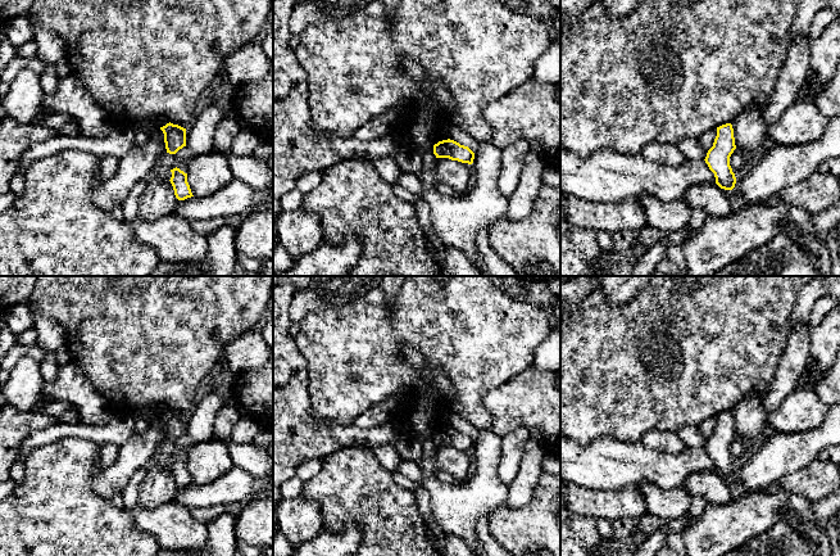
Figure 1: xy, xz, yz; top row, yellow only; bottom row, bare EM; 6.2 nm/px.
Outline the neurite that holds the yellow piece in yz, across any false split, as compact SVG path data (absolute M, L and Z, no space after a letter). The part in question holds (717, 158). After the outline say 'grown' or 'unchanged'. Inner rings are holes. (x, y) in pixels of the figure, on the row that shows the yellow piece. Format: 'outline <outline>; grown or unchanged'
outline M731 123L717 127L713 146L708 150L705 163L714 173L716 184L725 190L732 190L736 184L735 173L730 166L730 157L736 149Z; unchanged

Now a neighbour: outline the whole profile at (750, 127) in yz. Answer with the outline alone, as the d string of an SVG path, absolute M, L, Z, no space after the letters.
M758 104L748 107L732 123L736 149L753 157L767 136L764 112Z

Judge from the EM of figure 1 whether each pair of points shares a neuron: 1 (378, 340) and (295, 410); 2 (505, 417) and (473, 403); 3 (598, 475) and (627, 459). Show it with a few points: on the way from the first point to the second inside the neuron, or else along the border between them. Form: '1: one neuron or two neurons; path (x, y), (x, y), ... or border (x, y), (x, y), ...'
1: two neurons; border (308, 367), (309, 411), (314, 417), (326, 423)
2: two neurons; border (503, 384), (490, 389), (484, 397), (491, 429)
3: one neuron; path (605, 468), (608, 465), (620, 465)

